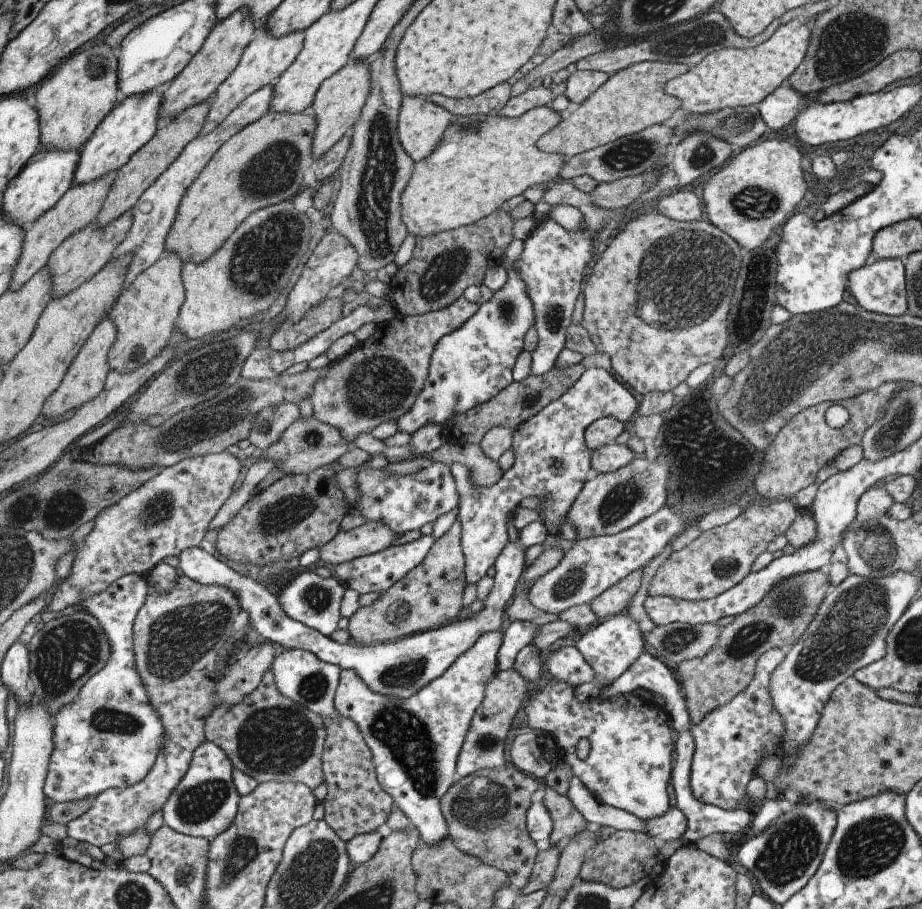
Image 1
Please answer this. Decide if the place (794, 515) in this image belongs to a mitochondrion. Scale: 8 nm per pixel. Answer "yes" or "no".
no

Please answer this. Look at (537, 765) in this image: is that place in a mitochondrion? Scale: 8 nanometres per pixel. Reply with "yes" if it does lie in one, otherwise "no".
no

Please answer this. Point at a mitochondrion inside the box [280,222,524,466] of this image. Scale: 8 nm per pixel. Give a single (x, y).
(377, 385)

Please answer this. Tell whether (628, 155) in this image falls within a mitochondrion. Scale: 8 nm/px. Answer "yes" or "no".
yes

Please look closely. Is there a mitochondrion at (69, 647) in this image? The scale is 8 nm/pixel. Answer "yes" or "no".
yes

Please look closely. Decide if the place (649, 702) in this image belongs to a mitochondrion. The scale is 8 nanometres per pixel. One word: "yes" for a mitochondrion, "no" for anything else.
no

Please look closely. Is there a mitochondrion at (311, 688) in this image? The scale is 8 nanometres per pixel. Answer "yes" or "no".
yes

